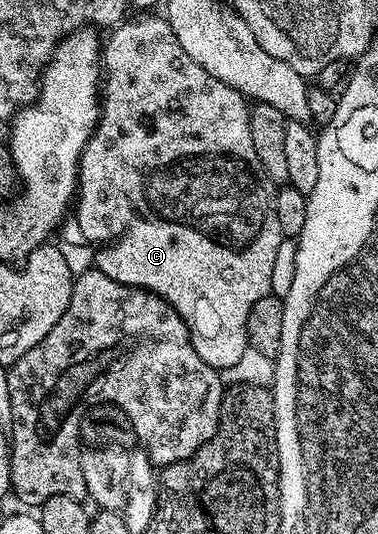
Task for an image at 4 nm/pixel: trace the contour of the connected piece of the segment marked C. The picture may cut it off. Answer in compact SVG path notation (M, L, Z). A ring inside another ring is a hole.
M138 16L142 18L131 17L129 20L123 20L109 31L110 39L105 39L104 47L100 52L100 66L104 71L104 89L100 94L100 113L98 115L98 127L94 129L94 135L88 140L88 144L84 148L84 152L78 161L78 189L76 191L76 210L78 206L78 230L82 233L82 238L88 245L94 249L93 265L100 271L104 272L104 276L108 276L112 280L116 280L125 286L137 286L140 290L149 290L151 294L159 294L169 306L174 307L190 330L190 343L196 348L196 352L200 356L200 360L204 360L204 364L208 364L213 370L219 372L228 372L236 364L240 364L240 356L244 356L244 352L248 348L246 341L246 325L248 324L248 312L252 312L252 304L256 304L256 300L260 300L264 295L271 293L270 285L272 284L272 264L275 263L276 250L280 247L283 240L280 232L280 223L276 220L276 193L275 183L271 182L270 177L264 172L264 168L260 168L260 160L256 160L256 148L252 148L252 132L248 132L248 116L250 115L250 106L247 99L242 97L240 92L236 92L228 84L224 84L220 80L216 80L216 76L212 76L208 72L204 72L204 68L200 68L200 64L196 64L196 60L192 60L192 56L188 56L188 52L184 52L184 48L180 48L180 40L176 40L176 32L172 32L172 28L167 24L165 17L146 18L150 16Z

